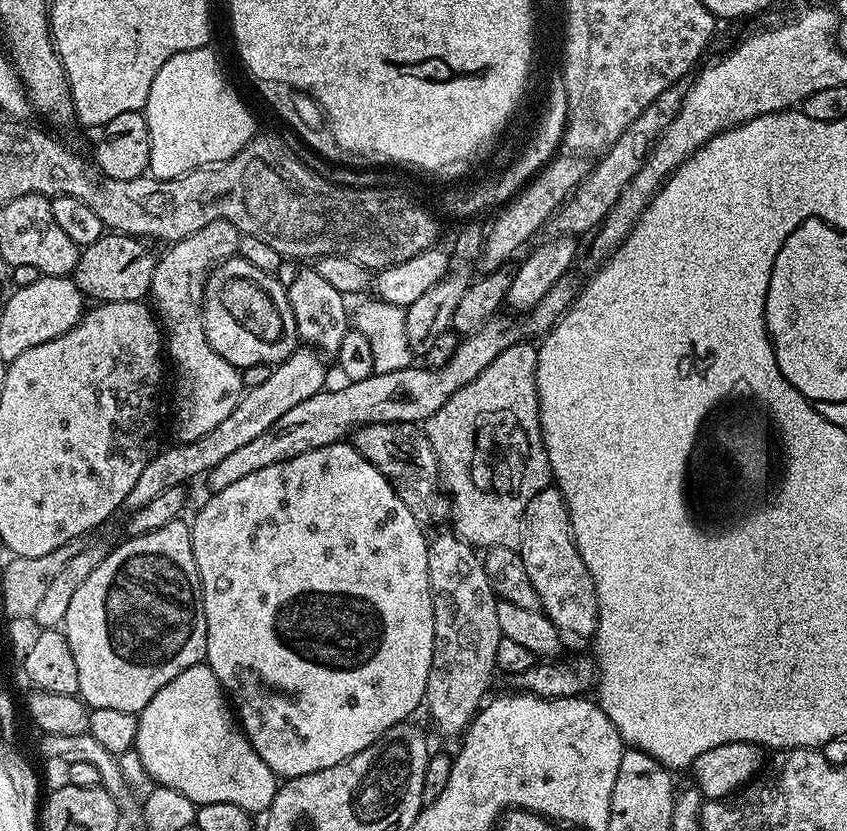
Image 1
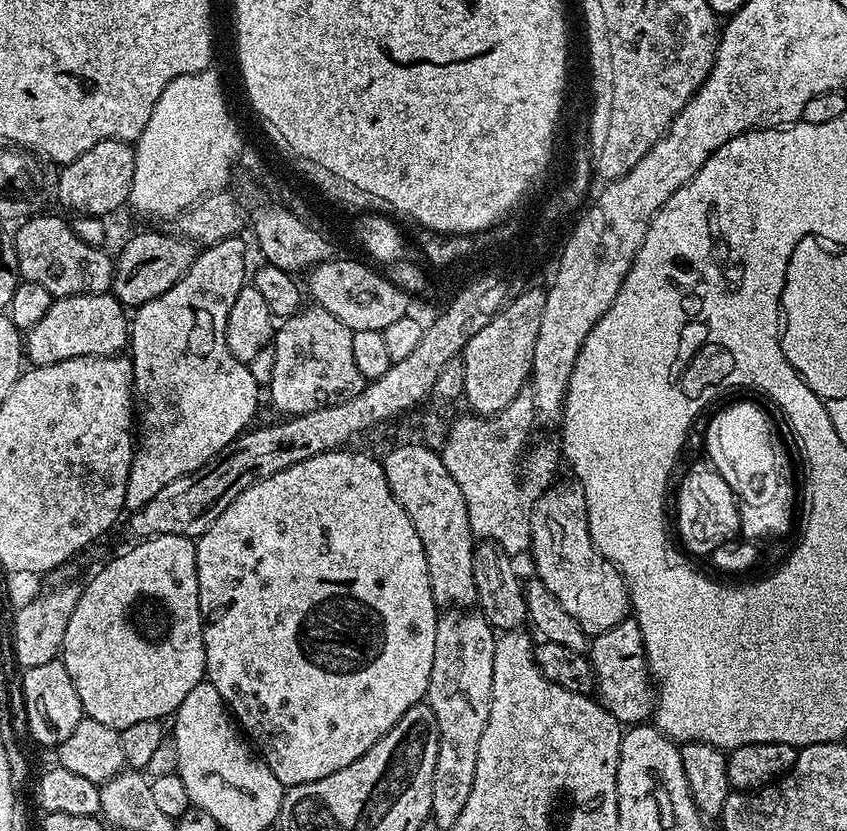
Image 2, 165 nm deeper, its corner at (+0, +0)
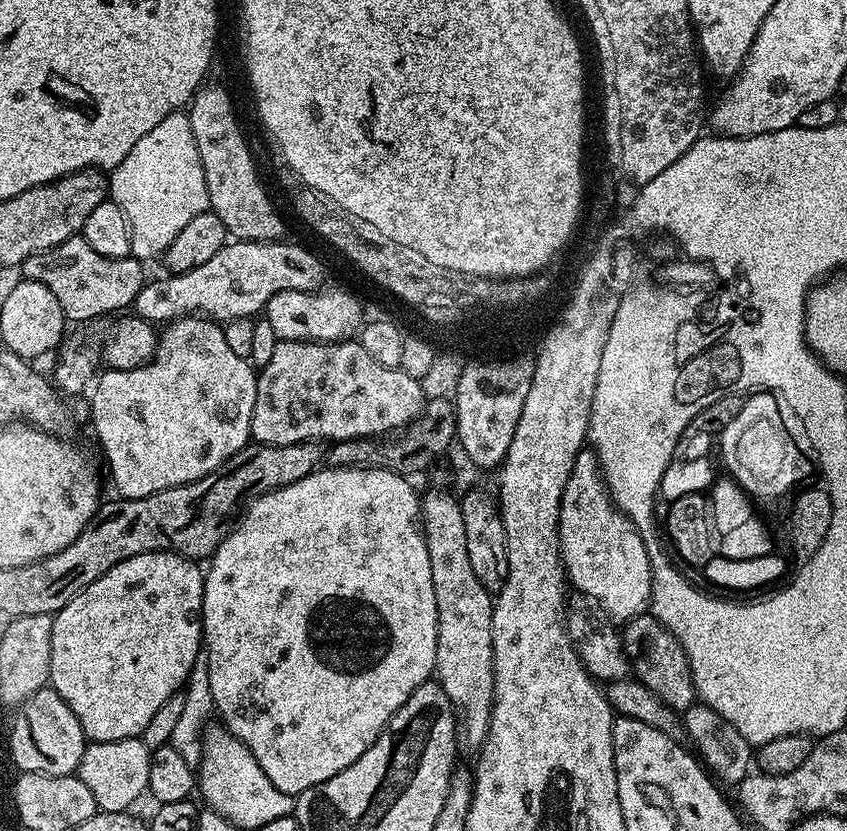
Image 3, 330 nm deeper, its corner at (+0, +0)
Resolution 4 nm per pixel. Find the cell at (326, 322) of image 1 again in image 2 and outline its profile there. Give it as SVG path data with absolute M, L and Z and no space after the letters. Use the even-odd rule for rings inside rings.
M319 306L301 307L292 316L283 317L284 324L275 329L275 361L273 378L267 384L266 393L278 411L285 417L310 414L310 410L322 410L326 406L334 406L338 402L346 402L346 398L354 398L365 386L364 375L358 366L354 366L354 342L352 332L330 310Z

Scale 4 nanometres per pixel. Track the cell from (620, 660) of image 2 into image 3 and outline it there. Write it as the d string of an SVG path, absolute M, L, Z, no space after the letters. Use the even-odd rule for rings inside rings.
M645 614L627 621L622 628L622 639L624 653L628 655L635 679L654 690L654 694L658 694L666 706L682 714L691 704L697 703L694 674L686 658L686 650L682 650L678 638L674 638L674 634L670 634L670 630L666 630L666 626L662 626L656 616Z

